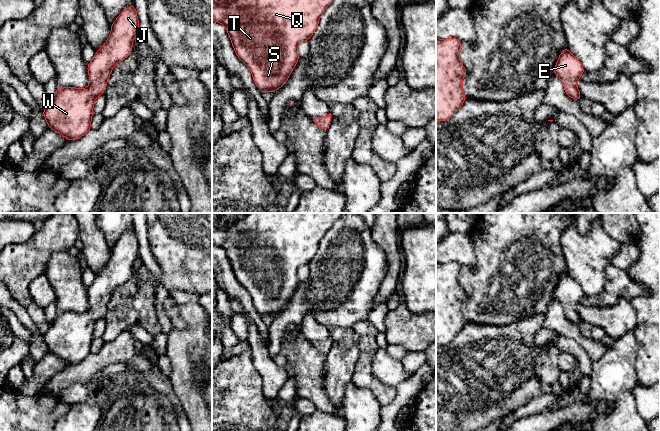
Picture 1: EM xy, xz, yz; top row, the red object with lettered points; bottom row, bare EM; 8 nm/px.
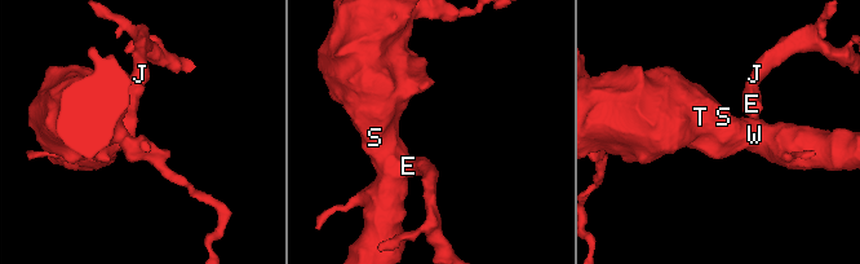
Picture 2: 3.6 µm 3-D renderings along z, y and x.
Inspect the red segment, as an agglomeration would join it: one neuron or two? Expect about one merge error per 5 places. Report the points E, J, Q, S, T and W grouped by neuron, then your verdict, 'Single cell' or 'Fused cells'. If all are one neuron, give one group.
Groups: E J Q S T W. Single cell

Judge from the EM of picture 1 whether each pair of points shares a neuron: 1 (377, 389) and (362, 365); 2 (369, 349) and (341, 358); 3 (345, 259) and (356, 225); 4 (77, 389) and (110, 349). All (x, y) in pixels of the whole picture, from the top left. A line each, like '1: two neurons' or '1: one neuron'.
1: one neuron
2: two neurons
3: one neuron
4: two neurons

